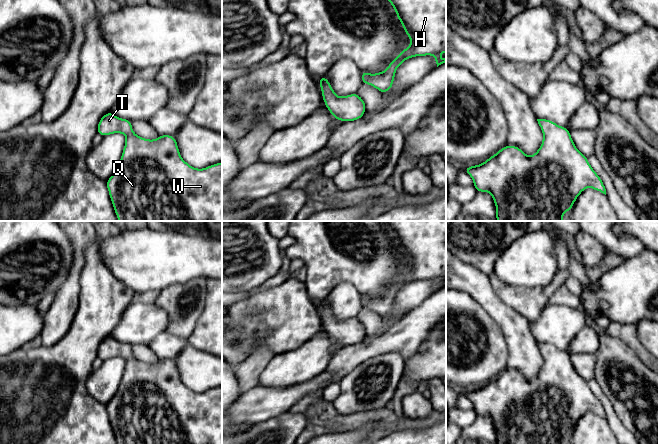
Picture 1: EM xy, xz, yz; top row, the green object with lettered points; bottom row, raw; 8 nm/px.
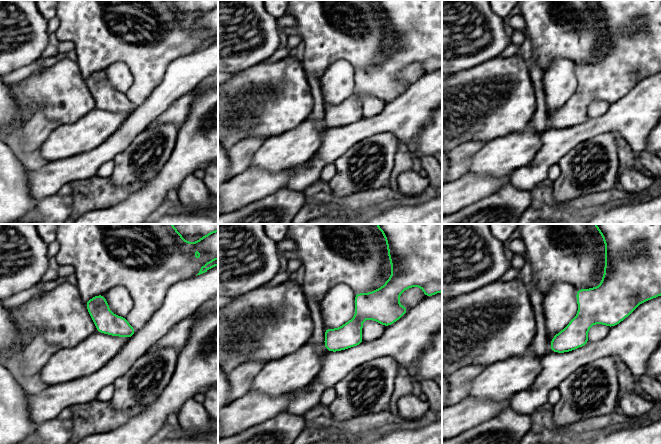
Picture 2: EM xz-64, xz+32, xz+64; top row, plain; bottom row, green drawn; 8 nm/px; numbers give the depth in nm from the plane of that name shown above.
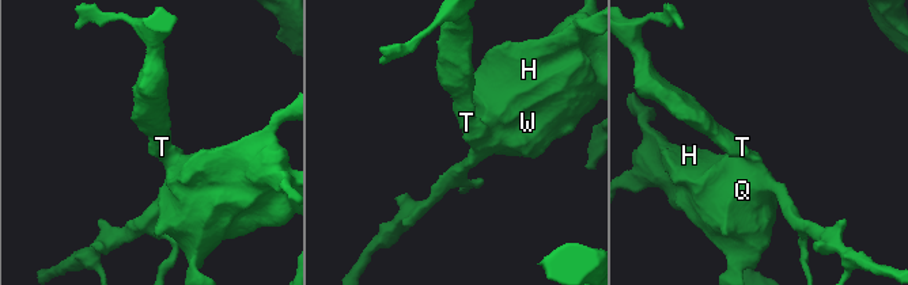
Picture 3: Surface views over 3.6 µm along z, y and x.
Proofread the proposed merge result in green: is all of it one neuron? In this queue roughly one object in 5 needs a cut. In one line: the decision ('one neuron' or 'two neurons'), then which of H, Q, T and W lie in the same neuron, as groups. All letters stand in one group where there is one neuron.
one neuron; H Q T W

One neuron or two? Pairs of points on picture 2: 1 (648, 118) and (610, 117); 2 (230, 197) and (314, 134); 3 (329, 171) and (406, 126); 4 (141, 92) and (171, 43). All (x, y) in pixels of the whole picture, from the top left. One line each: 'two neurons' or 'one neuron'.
1: one neuron
2: one neuron
3: two neurons
4: one neuron

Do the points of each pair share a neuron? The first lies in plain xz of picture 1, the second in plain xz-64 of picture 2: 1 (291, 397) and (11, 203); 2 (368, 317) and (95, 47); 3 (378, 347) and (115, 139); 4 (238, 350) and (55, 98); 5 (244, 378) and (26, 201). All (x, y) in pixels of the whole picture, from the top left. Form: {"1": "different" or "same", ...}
{"1": "different", "2": "same", "3": "different", "4": "same", "5": "different"}

